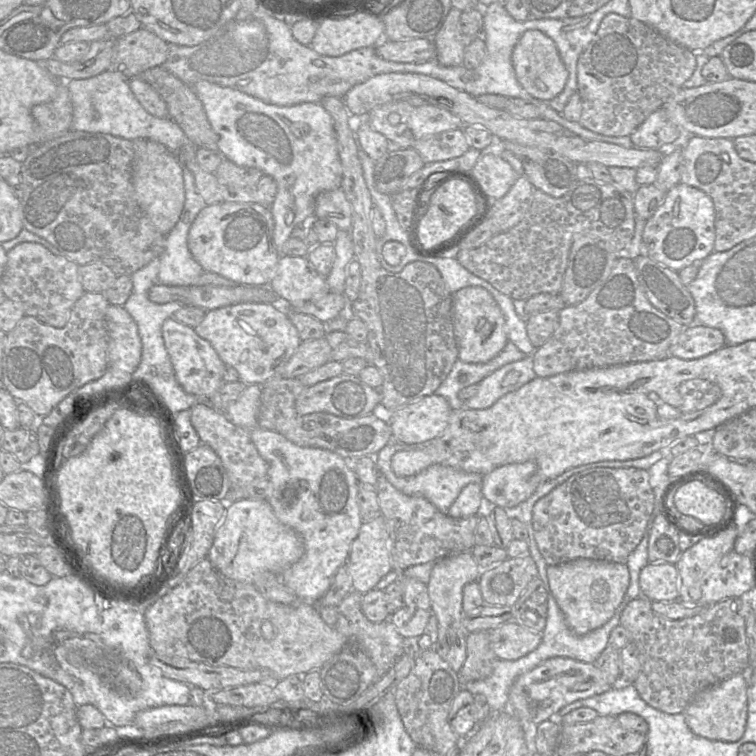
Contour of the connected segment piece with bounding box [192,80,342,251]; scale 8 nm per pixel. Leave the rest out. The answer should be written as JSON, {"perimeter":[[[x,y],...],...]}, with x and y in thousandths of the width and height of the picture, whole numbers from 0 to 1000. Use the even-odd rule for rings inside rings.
{"perimeter":[[[272,106],[259,108],[254,116],[288,179],[295,209],[340,222],[365,239],[366,255],[356,275],[362,290],[362,323],[370,332],[393,298],[415,288],[419,258],[450,249],[452,218],[438,153],[423,135],[368,140]]]}

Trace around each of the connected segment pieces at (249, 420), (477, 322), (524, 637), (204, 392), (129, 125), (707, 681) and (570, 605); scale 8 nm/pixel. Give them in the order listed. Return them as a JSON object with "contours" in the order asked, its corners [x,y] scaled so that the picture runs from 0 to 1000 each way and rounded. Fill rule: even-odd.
{"contours":[[[[328,509],[316,526],[307,532],[295,546],[310,562],[332,569],[340,563],[345,521],[344,509]]],[[[619,378],[598,389],[598,425],[606,474],[616,480],[642,480],[657,471],[672,452],[668,421],[652,392],[635,378]]],[[[680,821],[646,836],[649,857],[664,873],[684,873],[708,860],[717,848],[717,837]]],[[[225,419],[214,429],[214,444],[233,503],[246,520],[259,522],[267,529],[275,529],[295,507],[300,507],[295,504],[298,481],[280,456],[262,444],[257,434]]],[[[151,91],[114,104],[89,106],[97,140],[94,171],[147,177],[169,185],[201,185],[234,202],[249,187],[245,176],[225,155],[210,156],[196,149],[173,120],[171,106]]],[[[845,788],[824,807],[820,827],[831,835],[848,878],[837,906],[856,931],[876,942],[902,943],[926,914],[992,885],[979,790],[954,794],[915,816],[889,820],[868,811],[861,794]]],[[[765,738],[724,750],[724,763],[749,823],[762,840],[774,840],[798,828],[812,813],[833,771],[827,745]]]]}

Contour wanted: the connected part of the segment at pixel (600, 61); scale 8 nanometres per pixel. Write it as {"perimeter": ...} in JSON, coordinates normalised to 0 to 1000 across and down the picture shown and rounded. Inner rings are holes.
{"perimeter":[[[815,17],[803,19],[786,50],[767,73],[763,83],[765,123],[770,132],[766,163],[802,180],[833,180],[869,144],[874,143],[921,91],[921,70],[882,52],[858,33]]]}

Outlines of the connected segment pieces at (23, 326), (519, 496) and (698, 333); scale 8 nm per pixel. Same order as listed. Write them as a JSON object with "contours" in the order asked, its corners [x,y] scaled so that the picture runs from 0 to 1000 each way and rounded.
{"contours":[[[[111,386],[91,411],[86,431],[74,434],[32,417],[21,433],[8,440],[3,471],[3,508],[24,530],[38,537],[50,552],[62,549],[73,536],[97,516],[132,500],[143,487],[144,440],[140,409],[146,401],[134,386]]],[[[706,610],[669,614],[638,630],[636,652],[659,671],[677,672],[698,660],[714,639]]],[[[930,430],[907,431],[885,462],[885,471],[919,475],[958,459],[958,442],[948,434]]]]}

